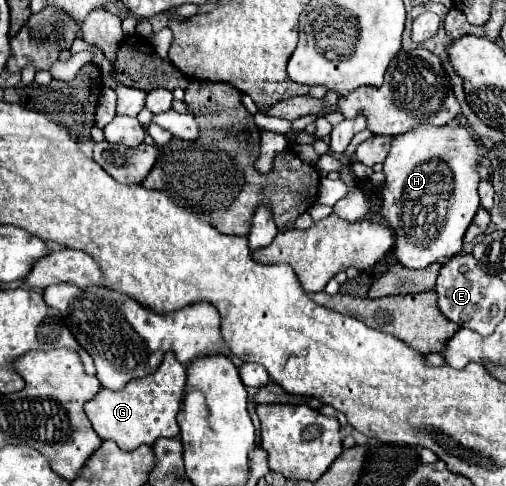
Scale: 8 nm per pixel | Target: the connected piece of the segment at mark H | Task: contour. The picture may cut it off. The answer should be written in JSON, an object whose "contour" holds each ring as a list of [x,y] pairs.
{"contour":[[[422,124],[412,128],[406,134],[392,136],[390,156],[384,160],[384,204],[382,204],[382,218],[396,234],[394,254],[400,264],[408,268],[426,268],[432,262],[444,262],[440,258],[452,258],[460,252],[464,234],[480,208],[478,200],[478,168],[482,160],[482,144],[470,134],[470,130],[462,124],[446,124],[446,126],[432,126]]]}

